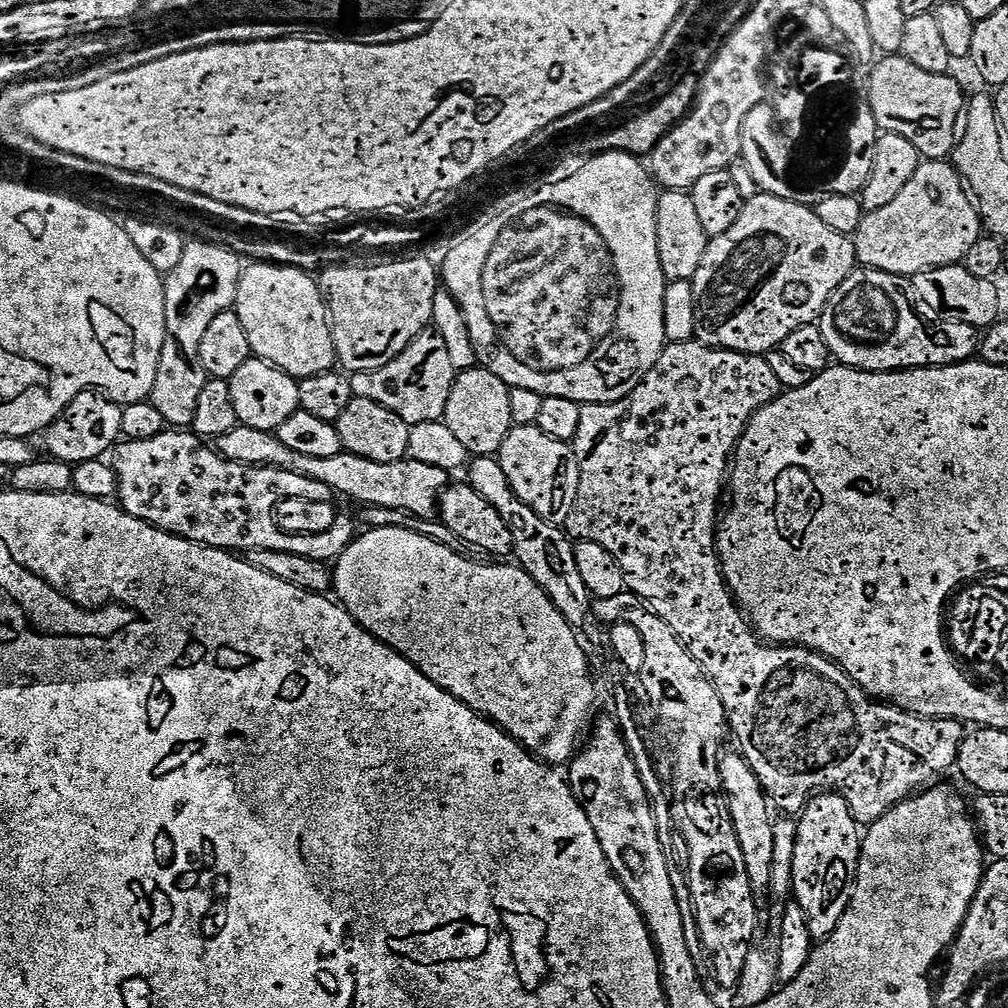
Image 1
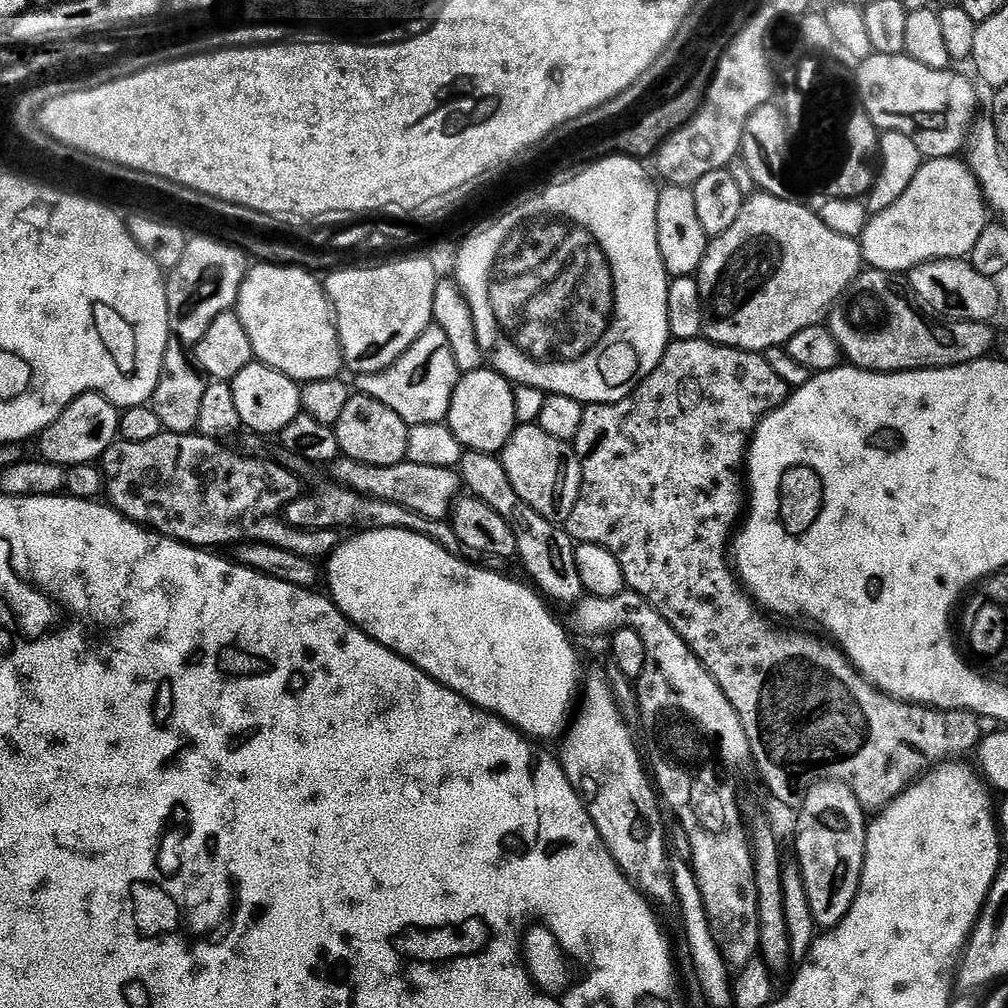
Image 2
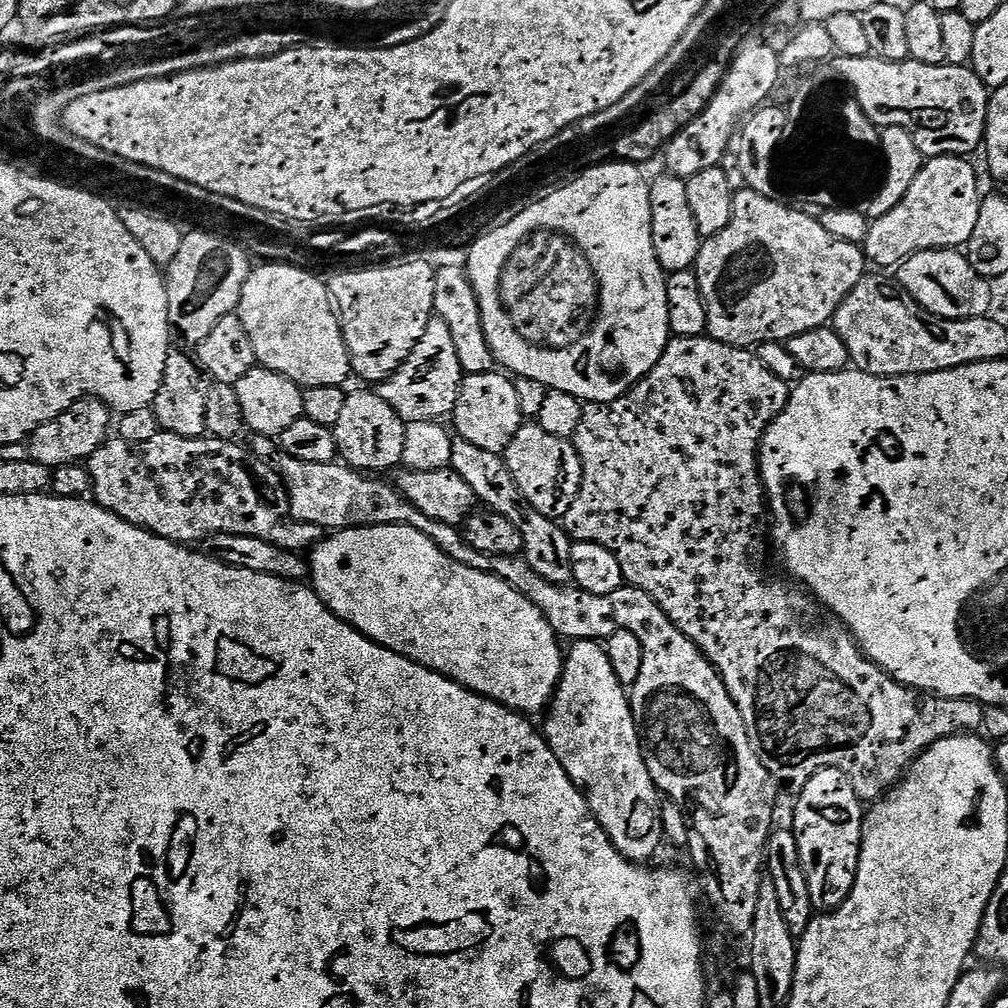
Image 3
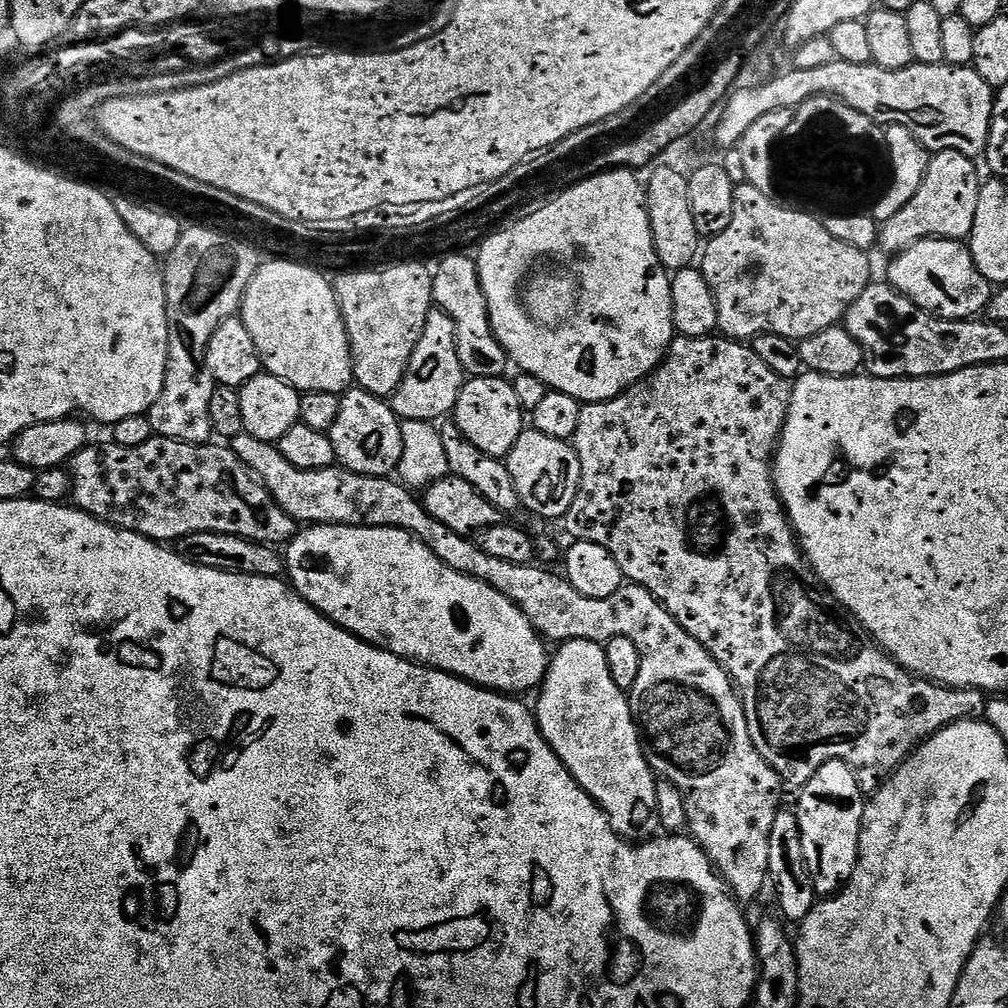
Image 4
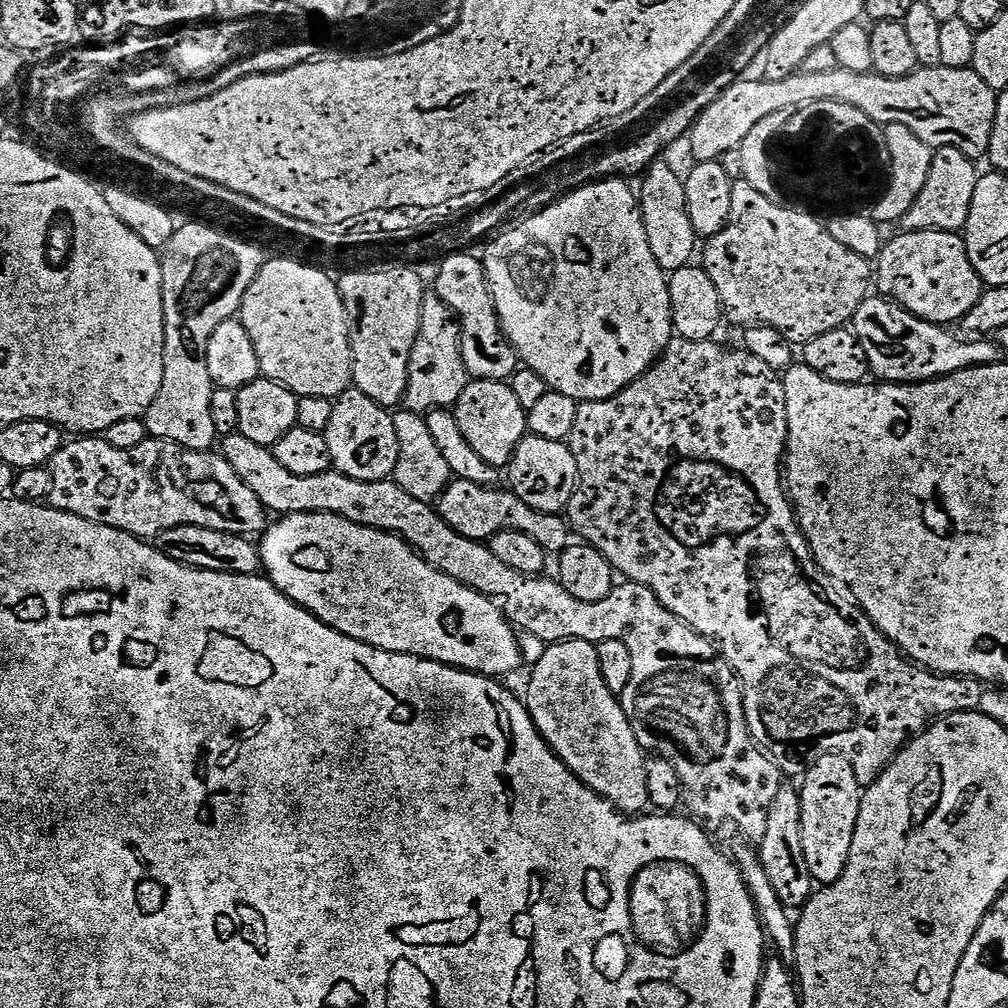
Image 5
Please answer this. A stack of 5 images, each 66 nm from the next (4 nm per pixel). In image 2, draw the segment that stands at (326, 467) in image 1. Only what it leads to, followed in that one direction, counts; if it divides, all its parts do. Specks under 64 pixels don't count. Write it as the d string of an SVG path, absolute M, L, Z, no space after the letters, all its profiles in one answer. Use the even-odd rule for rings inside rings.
M337 458L332 461L330 471L331 479L335 483L342 484L363 496L377 496L386 502L406 506L406 510L422 514L422 518L447 521L452 514L452 505L462 492L462 481L456 468L418 466L409 460L394 466L366 466L362 462Z

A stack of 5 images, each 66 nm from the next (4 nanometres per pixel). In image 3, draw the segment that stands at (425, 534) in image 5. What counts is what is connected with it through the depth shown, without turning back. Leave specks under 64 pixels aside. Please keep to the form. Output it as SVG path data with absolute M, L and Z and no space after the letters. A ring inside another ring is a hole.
M249 435L246 447L257 460L265 461L276 469L280 481L288 492L288 501L292 507L292 516L298 522L306 522L310 526L318 526L325 530L341 528L373 528L374 526L414 526L438 546L454 562L462 562L462 566L470 566L470 570L482 570L482 574L490 574L502 582L512 584L517 575L521 561L514 556L498 554L482 554L482 550L474 550L464 541L460 528L446 526L442 522L434 522L434 518L426 518L418 506L414 506L391 483L380 482L378 478L365 474L355 468L349 468L340 462L323 464L322 462L301 462L299 458L290 458L280 449L279 443L271 436Z

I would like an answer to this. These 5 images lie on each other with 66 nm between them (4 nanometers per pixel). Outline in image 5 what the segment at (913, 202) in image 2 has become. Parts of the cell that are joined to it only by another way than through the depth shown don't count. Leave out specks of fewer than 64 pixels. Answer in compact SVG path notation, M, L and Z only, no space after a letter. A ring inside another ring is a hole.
M935 149L932 154L930 178L926 178L926 186L922 186L922 194L918 194L914 206L910 206L910 210L904 215L903 231L960 232L966 226L966 218L970 218L970 202L974 202L974 190L978 179L976 167L969 156L962 154L962 150Z

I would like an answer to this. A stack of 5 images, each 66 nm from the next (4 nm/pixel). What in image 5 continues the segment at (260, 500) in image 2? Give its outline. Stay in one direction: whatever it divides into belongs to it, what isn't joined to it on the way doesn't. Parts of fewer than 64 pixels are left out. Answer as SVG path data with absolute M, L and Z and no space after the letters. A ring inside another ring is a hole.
M84 434L69 439L46 467L52 475L52 490L47 499L51 507L86 518L86 522L98 522L137 536L145 542L155 541L162 530L174 530L178 526L206 526L210 530L252 538L263 533L270 523L269 513L258 500L258 494L242 482L234 466L216 450L186 450L174 442L151 438L142 442L142 446L134 446L134 450L117 450L110 446L107 438Z

